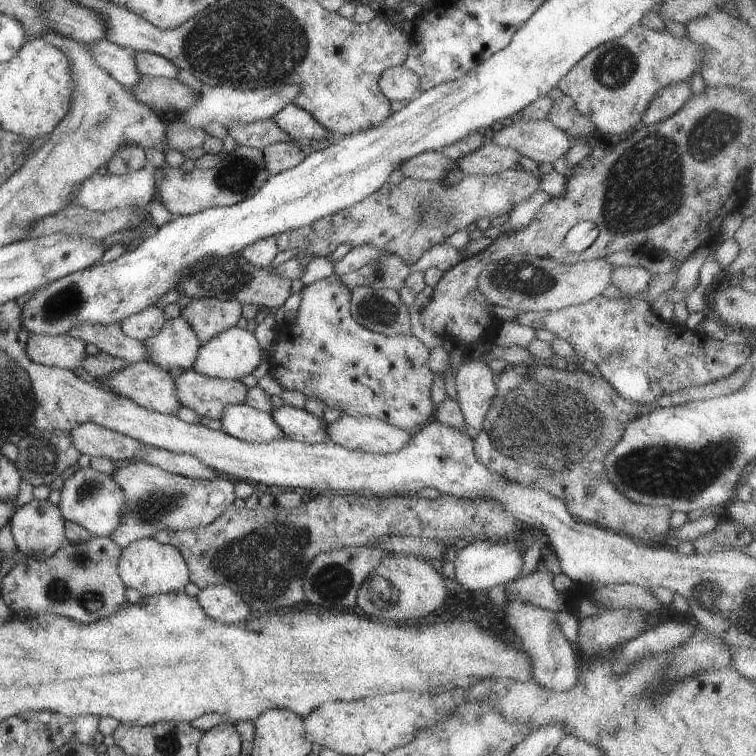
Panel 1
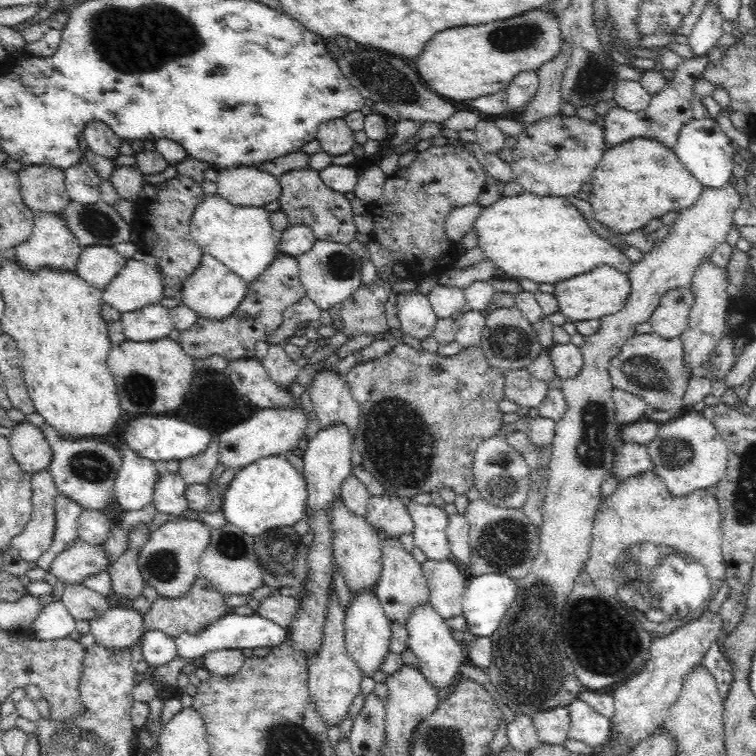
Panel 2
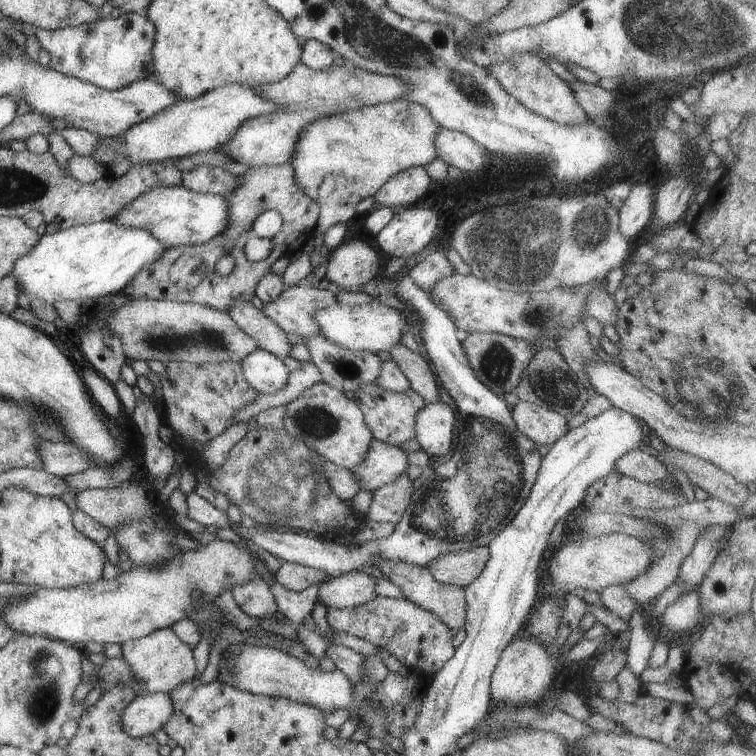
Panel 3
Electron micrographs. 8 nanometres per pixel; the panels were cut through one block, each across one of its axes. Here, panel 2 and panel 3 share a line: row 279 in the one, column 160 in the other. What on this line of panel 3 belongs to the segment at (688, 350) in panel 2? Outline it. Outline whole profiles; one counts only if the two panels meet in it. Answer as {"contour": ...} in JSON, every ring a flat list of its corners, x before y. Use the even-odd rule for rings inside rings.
{"contour":[[163,692,136,695,132,699,132,702,124,708,124,712,122,712,122,730,132,738,143,737,147,734,154,733,159,728,163,728,164,724,169,721,173,708,170,695]]}

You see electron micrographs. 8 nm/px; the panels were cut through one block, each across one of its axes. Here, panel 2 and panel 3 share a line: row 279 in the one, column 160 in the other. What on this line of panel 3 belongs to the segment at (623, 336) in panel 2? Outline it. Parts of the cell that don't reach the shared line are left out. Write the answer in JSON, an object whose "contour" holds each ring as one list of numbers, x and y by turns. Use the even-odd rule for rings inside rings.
{"contour":[[171,627,155,630,144,638,128,640,121,645,121,656,130,664,132,676,138,682,142,680,144,692,148,694,163,692,170,695,176,686,199,676,192,651,193,648,180,640]]}

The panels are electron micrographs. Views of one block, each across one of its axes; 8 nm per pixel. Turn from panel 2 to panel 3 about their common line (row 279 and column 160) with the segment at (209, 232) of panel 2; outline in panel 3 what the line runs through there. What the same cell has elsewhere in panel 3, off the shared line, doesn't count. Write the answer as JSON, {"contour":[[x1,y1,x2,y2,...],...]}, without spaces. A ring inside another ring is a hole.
{"contour":[[112,217,78,224,54,234,46,233,36,247,14,262,10,276,30,299,36,297,48,304,61,300,94,304,103,297,120,293,136,272,158,260,166,248,164,242,156,240,150,232,126,228]]}

